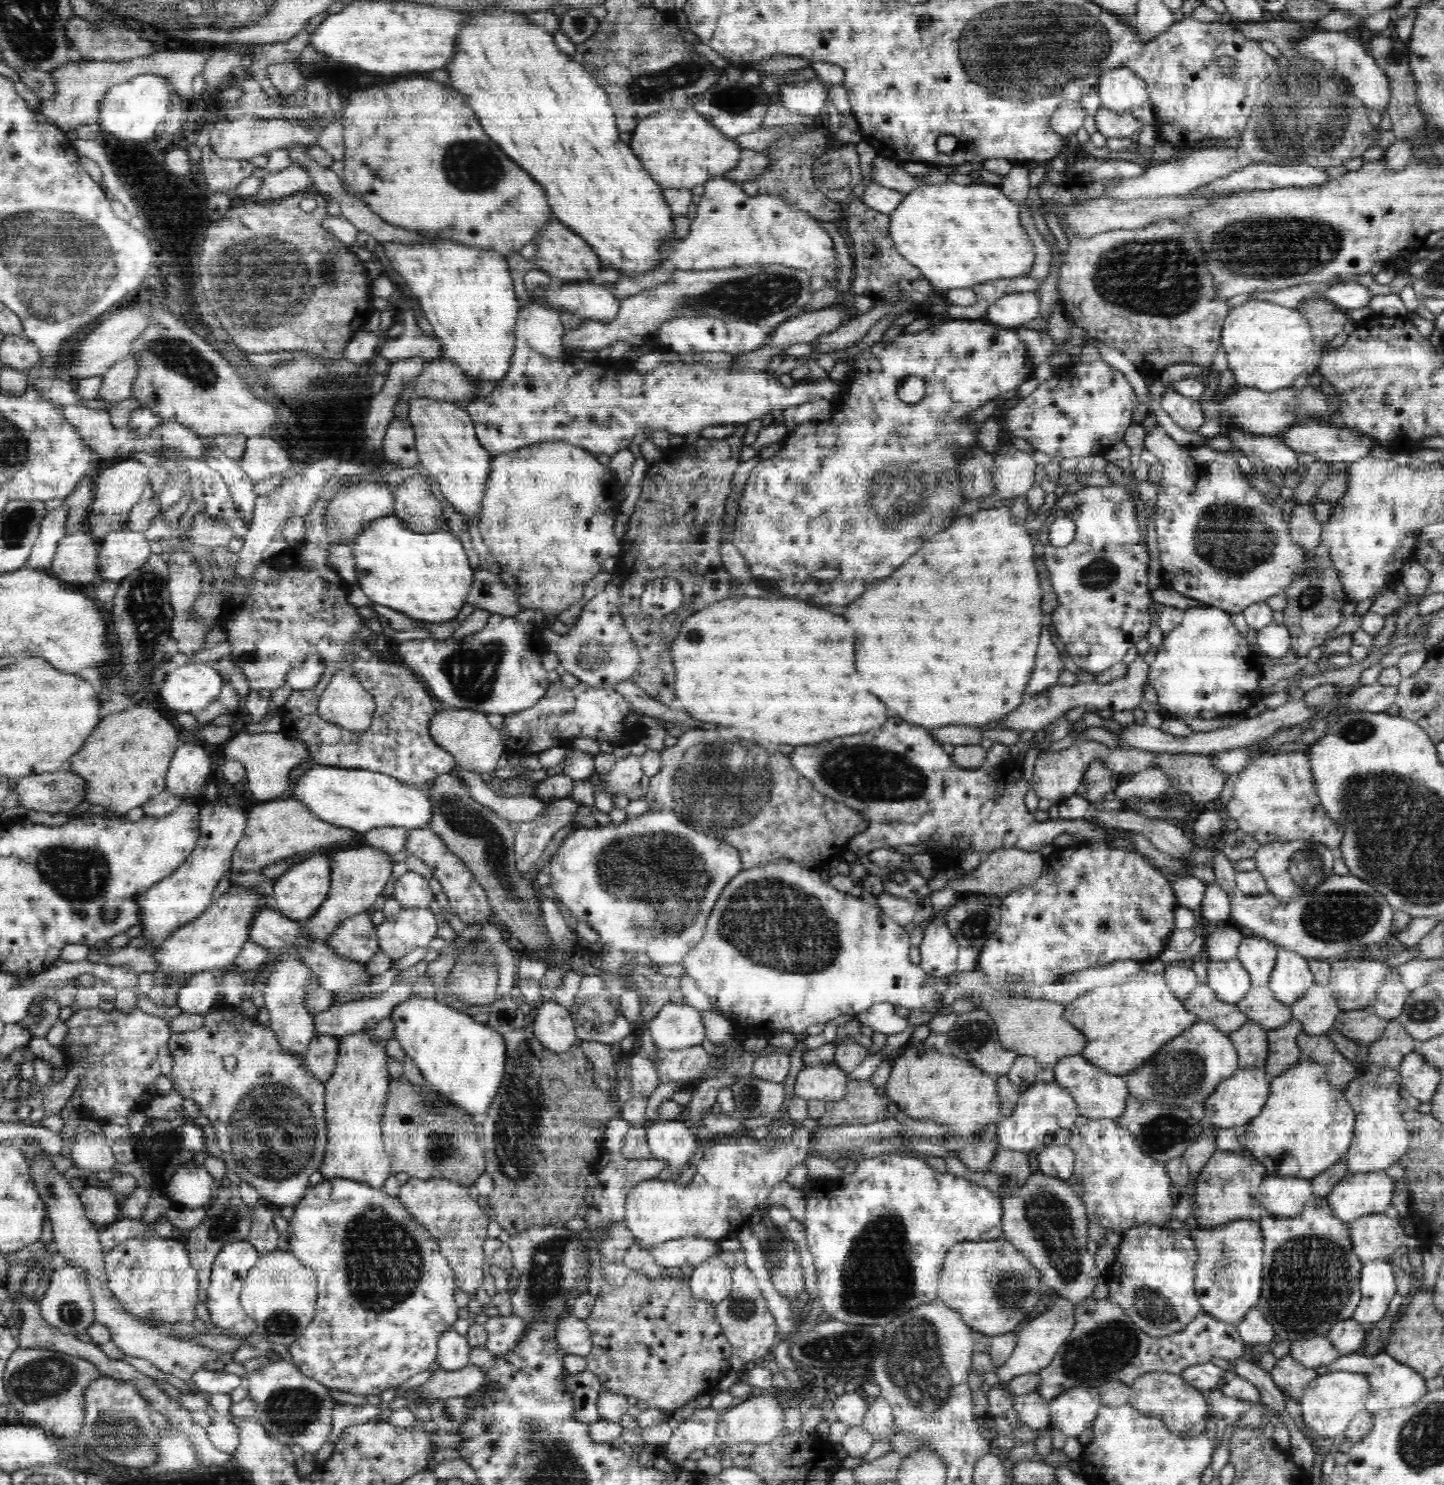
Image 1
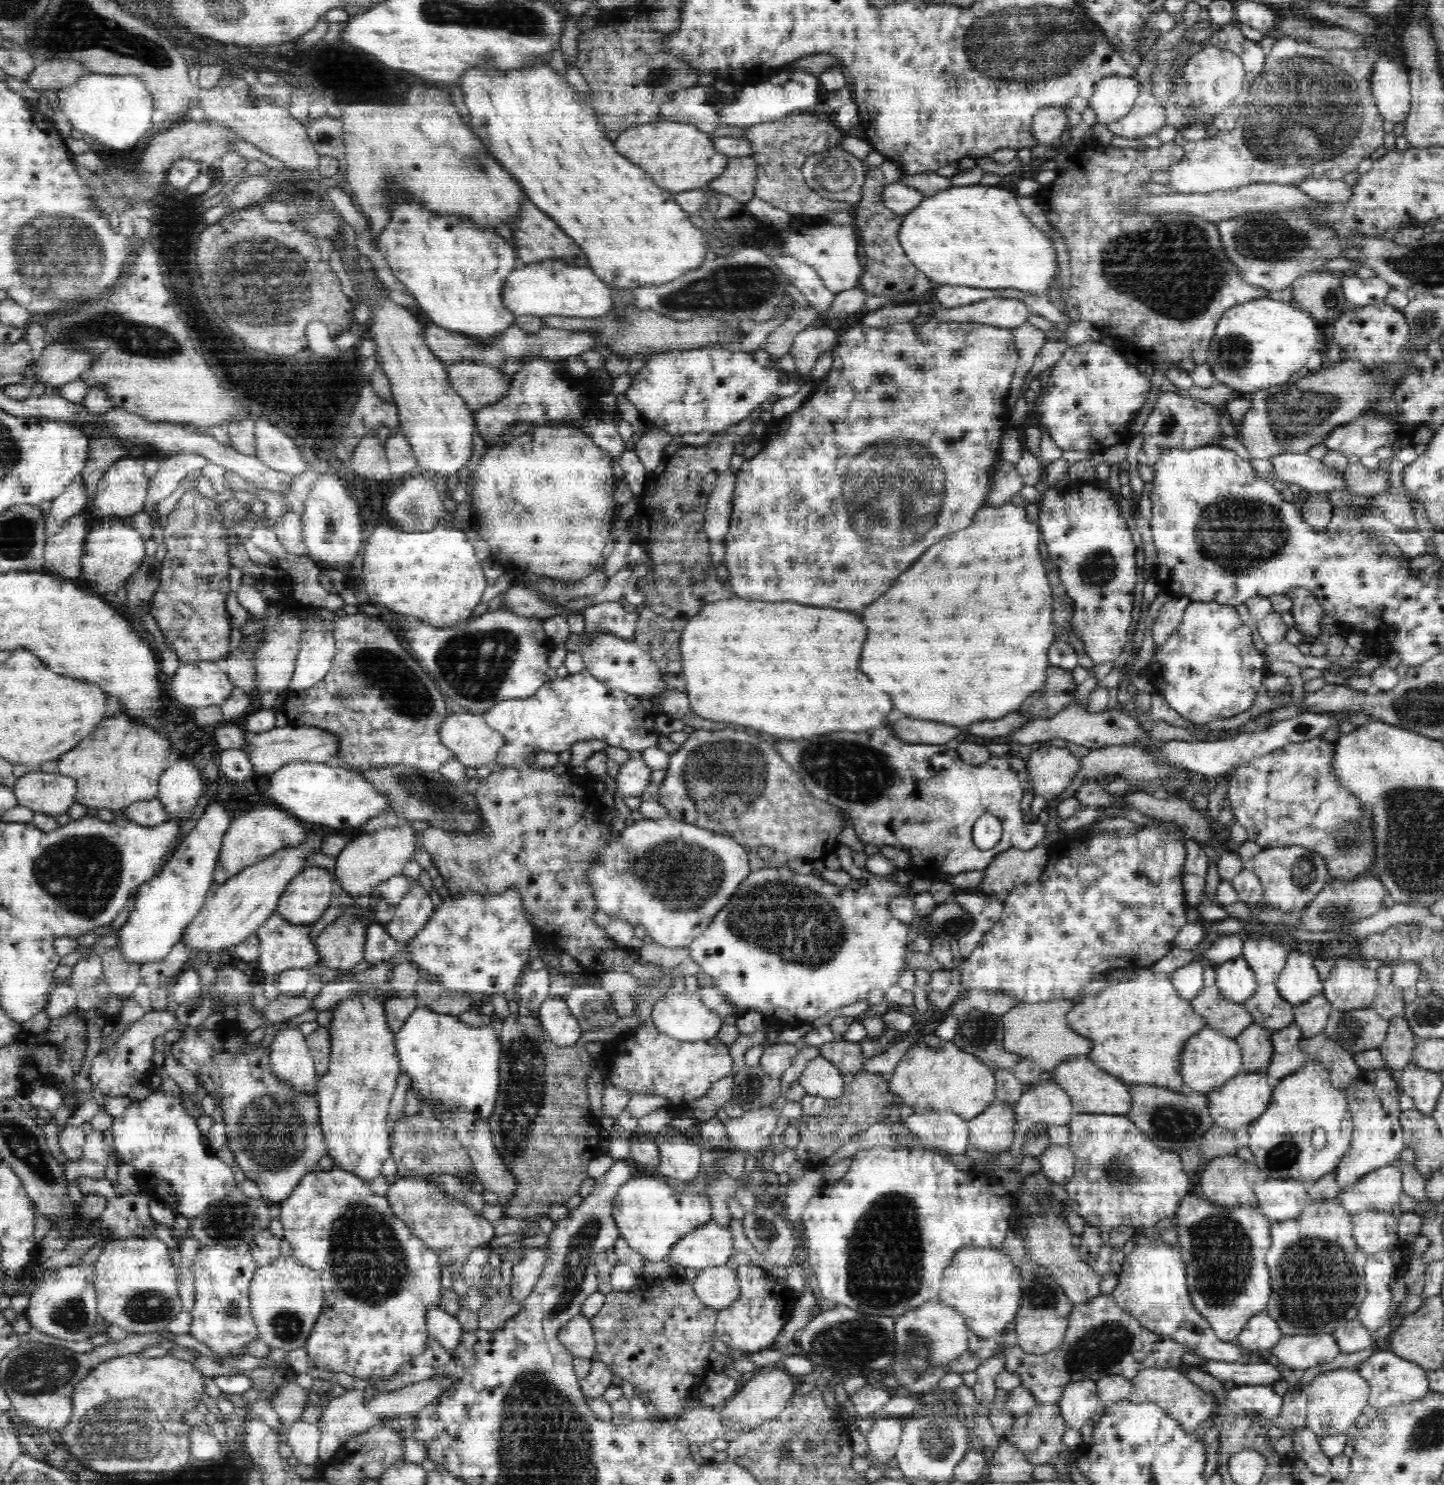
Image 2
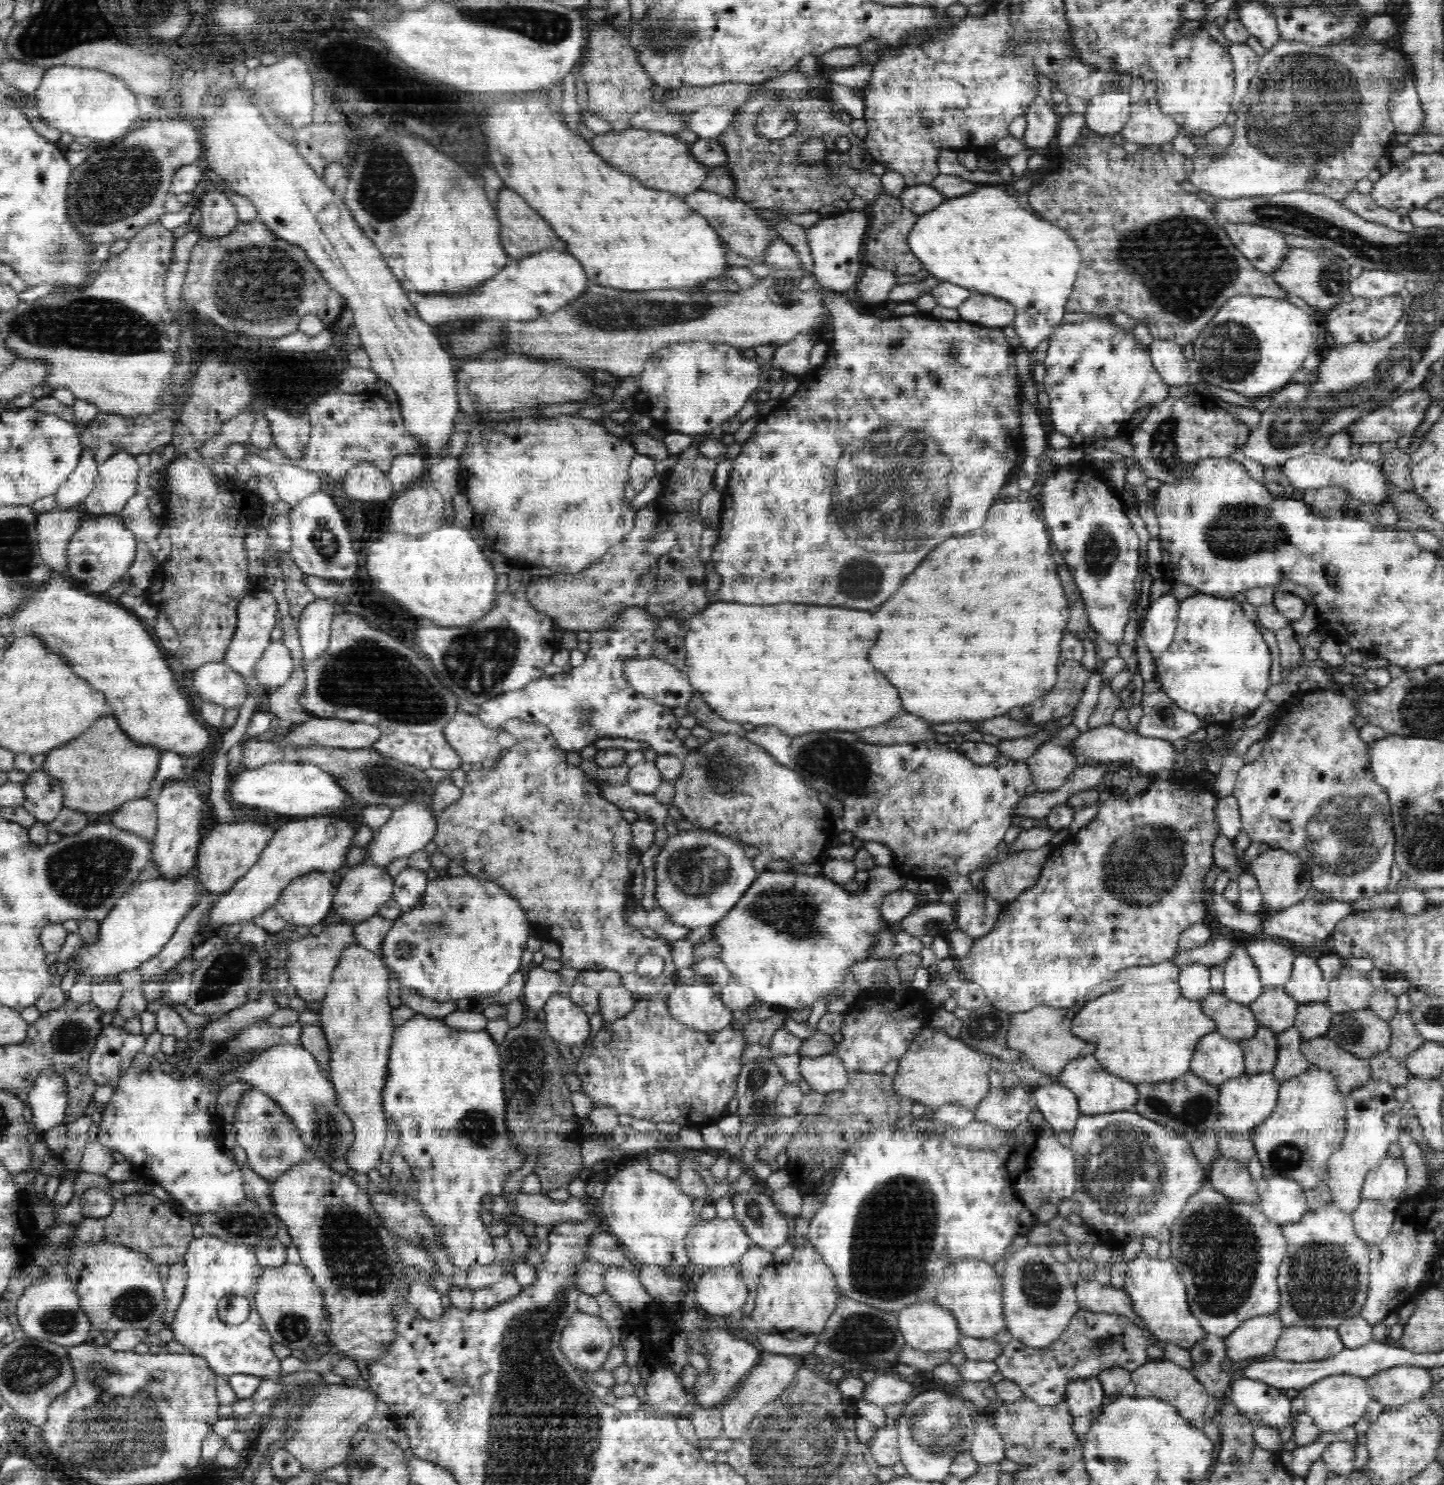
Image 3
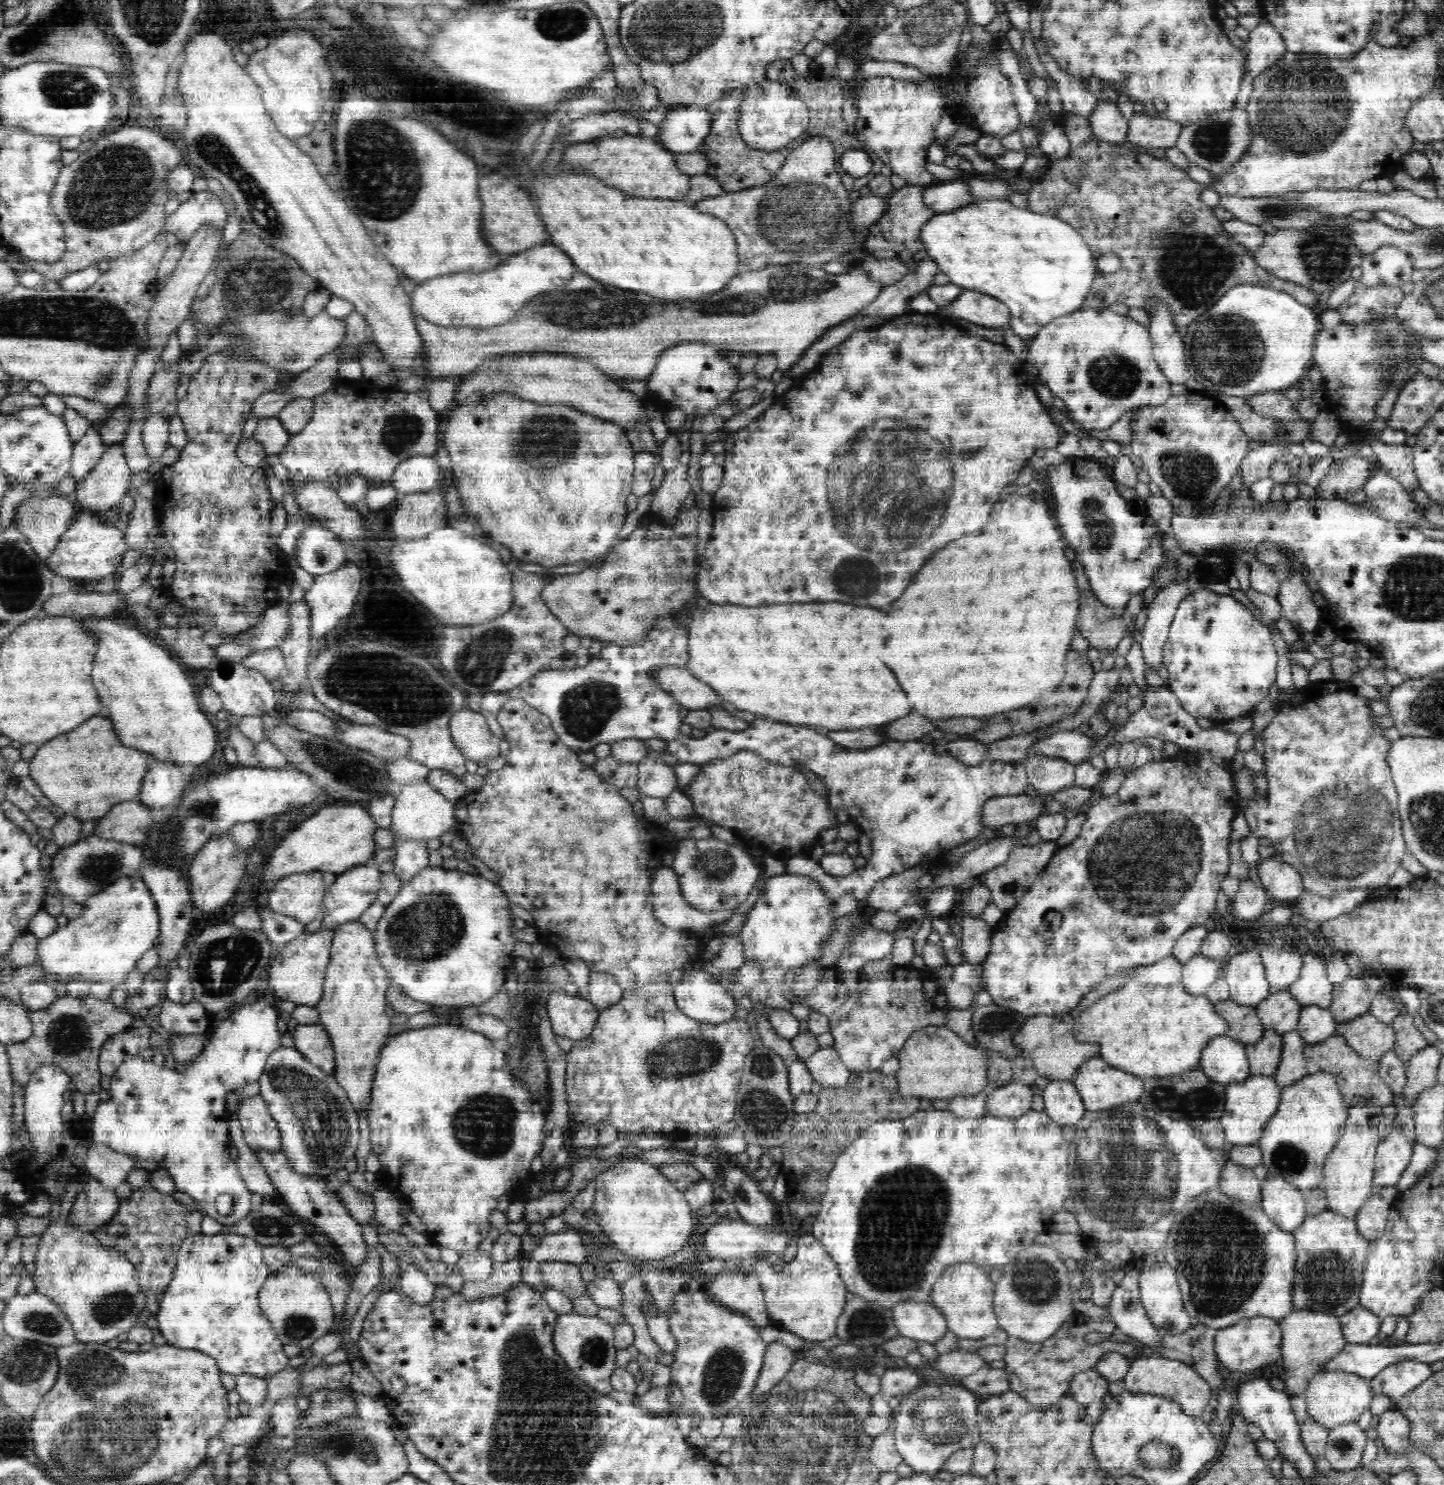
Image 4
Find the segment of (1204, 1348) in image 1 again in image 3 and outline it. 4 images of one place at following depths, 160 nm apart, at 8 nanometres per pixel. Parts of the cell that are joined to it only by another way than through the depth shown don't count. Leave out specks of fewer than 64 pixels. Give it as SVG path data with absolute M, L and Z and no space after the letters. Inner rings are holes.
M1078 1309L1062 1336L1052 1344L1044 1348L1032 1348L1013 1338L993 1361L1004 1379L1018 1384L1024 1397L1034 1400L1036 1404L1053 1407L1064 1400L1066 1387L1071 1381L1097 1377L1112 1366L1134 1372L1139 1365L1152 1360L1148 1356L1150 1346L1154 1346L1154 1335L1136 1325L1134 1319L1114 1313Z

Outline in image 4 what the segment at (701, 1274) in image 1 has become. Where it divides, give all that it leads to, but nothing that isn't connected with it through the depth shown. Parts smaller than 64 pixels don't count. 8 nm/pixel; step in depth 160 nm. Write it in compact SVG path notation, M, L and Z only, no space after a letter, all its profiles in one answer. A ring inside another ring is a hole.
M744 1268L739 1272L720 1272L707 1279L705 1286L707 1291L712 1293L714 1299L725 1305L728 1309L743 1312L754 1320L756 1327L765 1327L771 1324L765 1307L765 1293L761 1287L760 1280L752 1268Z

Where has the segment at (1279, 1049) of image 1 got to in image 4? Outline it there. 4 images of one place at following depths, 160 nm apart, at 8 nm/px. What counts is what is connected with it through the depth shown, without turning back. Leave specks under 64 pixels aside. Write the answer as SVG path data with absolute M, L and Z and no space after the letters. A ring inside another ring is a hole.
M1297 1030L1283 1033L1281 1036L1283 1040L1281 1063L1273 1076L1279 1087L1284 1088L1308 1075L1306 1069L1308 1060L1303 1053L1308 1044L1302 1040Z

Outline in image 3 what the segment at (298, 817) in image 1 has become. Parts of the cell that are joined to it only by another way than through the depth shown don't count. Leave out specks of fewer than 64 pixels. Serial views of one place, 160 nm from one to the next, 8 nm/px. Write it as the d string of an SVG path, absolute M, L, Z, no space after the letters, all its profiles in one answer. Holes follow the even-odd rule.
M242 822L222 824L214 827L204 840L201 840L198 850L198 876L210 894L222 895L224 890L230 890L235 882L242 878L254 866L262 854L266 844L280 826L276 824L260 824L260 822Z

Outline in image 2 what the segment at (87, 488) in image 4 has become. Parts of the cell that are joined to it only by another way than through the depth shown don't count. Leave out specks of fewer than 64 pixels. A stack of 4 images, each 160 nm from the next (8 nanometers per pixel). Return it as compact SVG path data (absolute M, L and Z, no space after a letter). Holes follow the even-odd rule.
M122 457L106 469L106 473L96 486L96 494L90 504L92 512L97 517L100 519L113 515L130 517L143 511L149 484L149 479L144 473L144 464L144 459Z

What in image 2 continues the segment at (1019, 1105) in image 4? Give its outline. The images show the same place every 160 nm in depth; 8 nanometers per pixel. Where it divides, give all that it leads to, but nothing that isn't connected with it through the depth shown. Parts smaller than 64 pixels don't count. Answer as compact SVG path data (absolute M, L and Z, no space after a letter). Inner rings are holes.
M996 1101L969 1124L969 1143L983 1153L1005 1153L1013 1143L1017 1118L1014 1105Z

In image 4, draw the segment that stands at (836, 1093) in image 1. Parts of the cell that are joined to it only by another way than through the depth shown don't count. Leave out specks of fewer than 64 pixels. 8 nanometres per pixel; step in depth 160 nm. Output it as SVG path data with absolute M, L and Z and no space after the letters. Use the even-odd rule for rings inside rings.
M833 1046L821 1047L802 1061L810 1071L813 1082L819 1082L823 1088L831 1085L835 1088L843 1088L852 1072L846 1068Z

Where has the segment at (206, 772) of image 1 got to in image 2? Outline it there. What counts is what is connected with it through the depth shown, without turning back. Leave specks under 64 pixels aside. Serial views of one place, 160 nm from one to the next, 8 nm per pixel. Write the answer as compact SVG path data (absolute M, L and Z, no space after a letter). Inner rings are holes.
M184 756L168 763L160 776L157 798L166 809L167 818L184 820L203 795L206 785L191 758Z

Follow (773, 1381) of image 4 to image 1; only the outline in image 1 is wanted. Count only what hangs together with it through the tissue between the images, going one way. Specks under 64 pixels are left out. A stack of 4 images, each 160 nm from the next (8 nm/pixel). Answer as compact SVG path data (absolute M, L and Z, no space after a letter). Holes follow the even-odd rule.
M768 1394L750 1398L738 1406L728 1408L721 1412L720 1420L717 1428L717 1442L725 1448L732 1445L738 1445L743 1441L755 1442L762 1445L763 1443L774 1441L782 1433L785 1427L784 1407L774 1398L770 1398Z

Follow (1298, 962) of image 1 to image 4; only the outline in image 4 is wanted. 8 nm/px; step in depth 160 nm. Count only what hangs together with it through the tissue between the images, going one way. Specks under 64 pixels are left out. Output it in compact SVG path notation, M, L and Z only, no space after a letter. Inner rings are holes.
M1305 950L1304 958L1299 980L1288 988L1288 992L1303 1006L1318 1005L1328 1009L1335 986L1329 982L1326 966L1318 956L1313 956Z

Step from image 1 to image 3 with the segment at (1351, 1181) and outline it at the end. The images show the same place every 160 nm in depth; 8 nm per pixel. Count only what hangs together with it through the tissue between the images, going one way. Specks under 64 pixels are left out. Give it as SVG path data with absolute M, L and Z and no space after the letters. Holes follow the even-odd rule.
M1383 1157L1382 1162L1369 1172L1361 1190L1362 1200L1377 1200L1393 1206L1407 1187L1407 1168L1402 1157Z

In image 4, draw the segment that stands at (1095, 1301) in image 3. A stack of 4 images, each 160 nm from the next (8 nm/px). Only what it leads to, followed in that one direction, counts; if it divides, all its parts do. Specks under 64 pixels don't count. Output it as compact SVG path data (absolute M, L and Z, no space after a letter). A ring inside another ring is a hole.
M1134 1261L1122 1281L1117 1284L1110 1303L1105 1308L1121 1332L1139 1339L1158 1352L1162 1348L1162 1333L1150 1322L1142 1304L1139 1289L1141 1273L1141 1262Z

